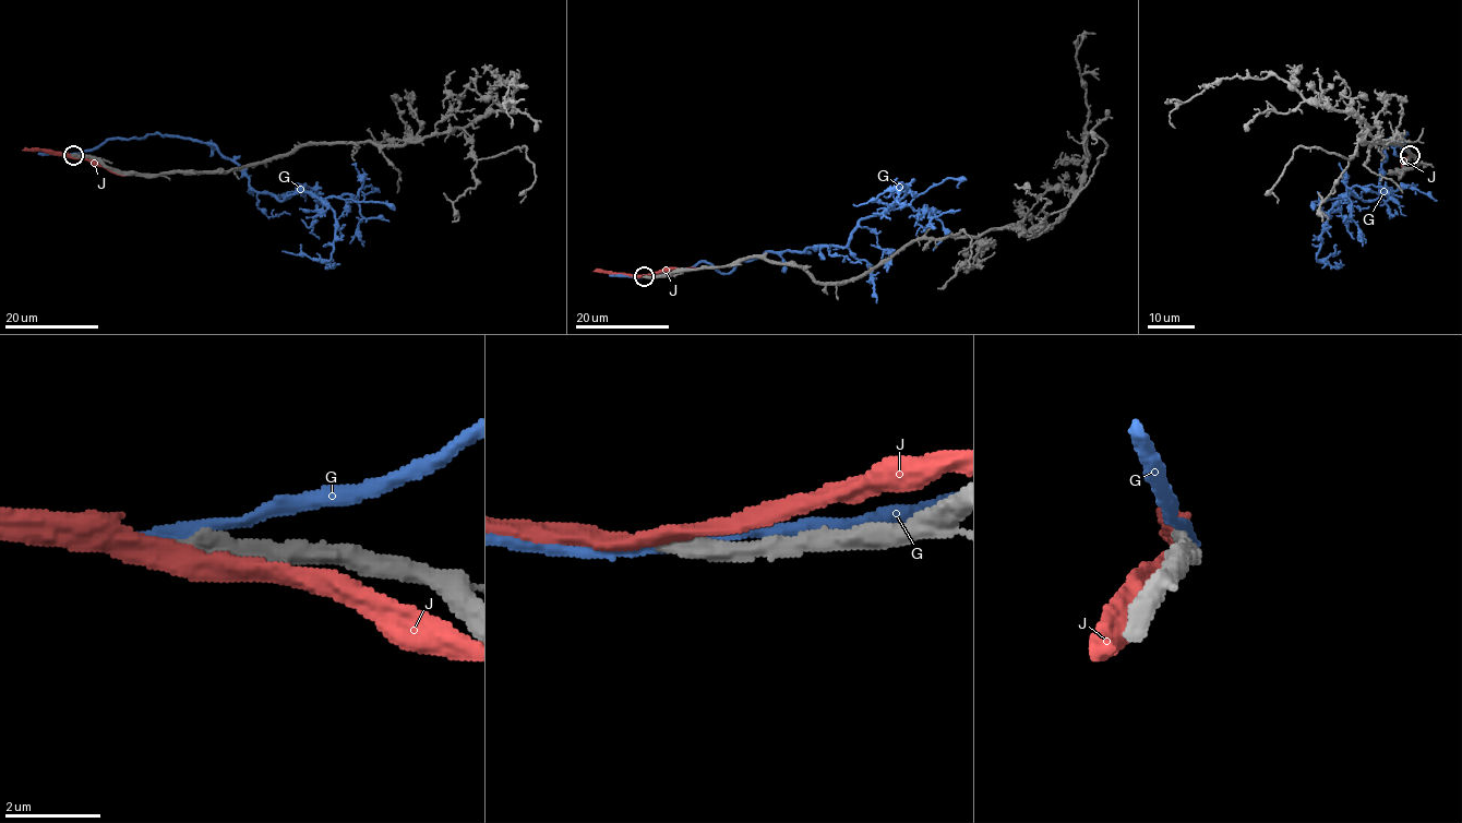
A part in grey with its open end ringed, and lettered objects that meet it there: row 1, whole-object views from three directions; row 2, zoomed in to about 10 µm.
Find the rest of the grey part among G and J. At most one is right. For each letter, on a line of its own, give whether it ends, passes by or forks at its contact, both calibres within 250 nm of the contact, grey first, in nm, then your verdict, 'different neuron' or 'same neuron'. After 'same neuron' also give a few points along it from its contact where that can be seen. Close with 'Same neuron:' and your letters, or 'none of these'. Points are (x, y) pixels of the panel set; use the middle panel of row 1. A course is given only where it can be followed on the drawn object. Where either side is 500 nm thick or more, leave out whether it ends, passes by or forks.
G: it passes by; calibres 440 and 240 nm; different neuron
J: it passes by; calibres 400 and 360 nm; different neuron
Same neuron: none of these

